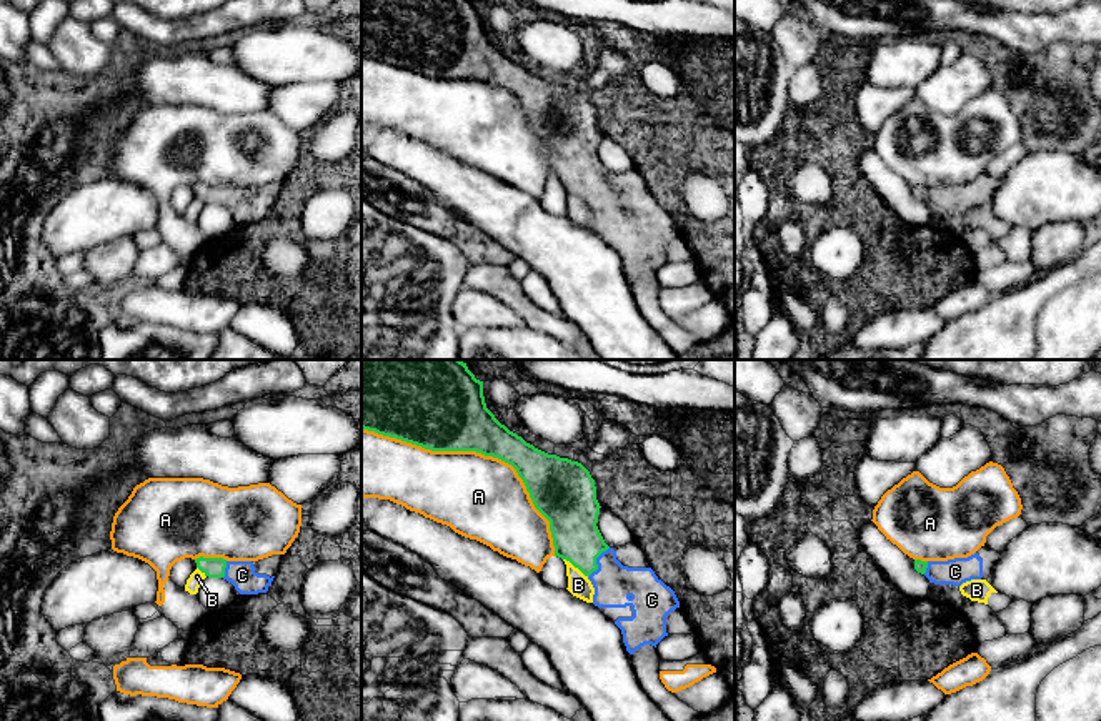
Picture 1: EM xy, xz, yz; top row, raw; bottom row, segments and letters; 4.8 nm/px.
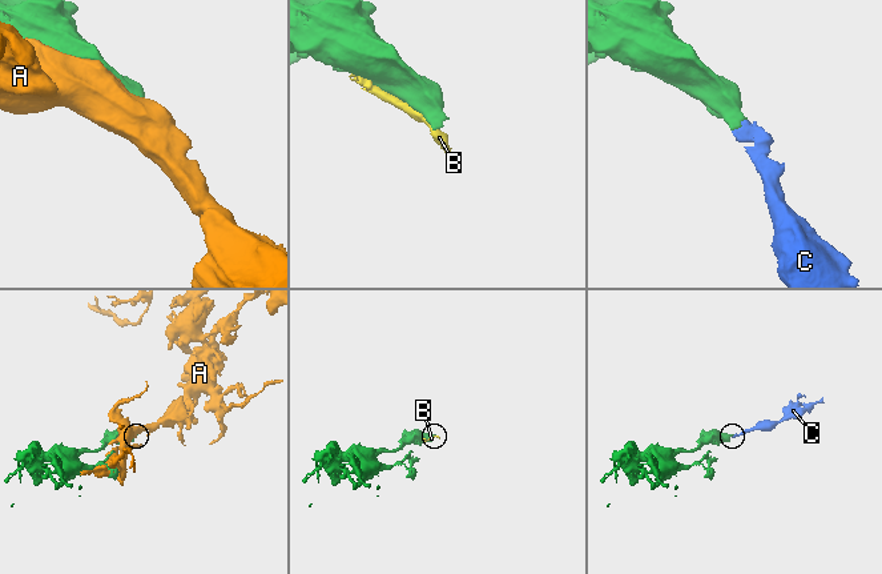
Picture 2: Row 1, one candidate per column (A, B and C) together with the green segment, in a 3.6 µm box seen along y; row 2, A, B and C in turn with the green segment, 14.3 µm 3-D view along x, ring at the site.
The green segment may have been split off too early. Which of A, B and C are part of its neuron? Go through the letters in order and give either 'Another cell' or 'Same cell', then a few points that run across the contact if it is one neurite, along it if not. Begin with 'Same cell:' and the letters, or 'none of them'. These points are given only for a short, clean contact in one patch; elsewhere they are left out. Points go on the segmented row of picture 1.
Same cell: C
A: Another cell
B: Another cell
C: Same cell. Line: xz (573, 515), (575, 537), (595, 561), (613, 583)

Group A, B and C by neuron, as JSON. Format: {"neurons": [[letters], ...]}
{"neurons": [["A"], ["B"], ["C"]]}

